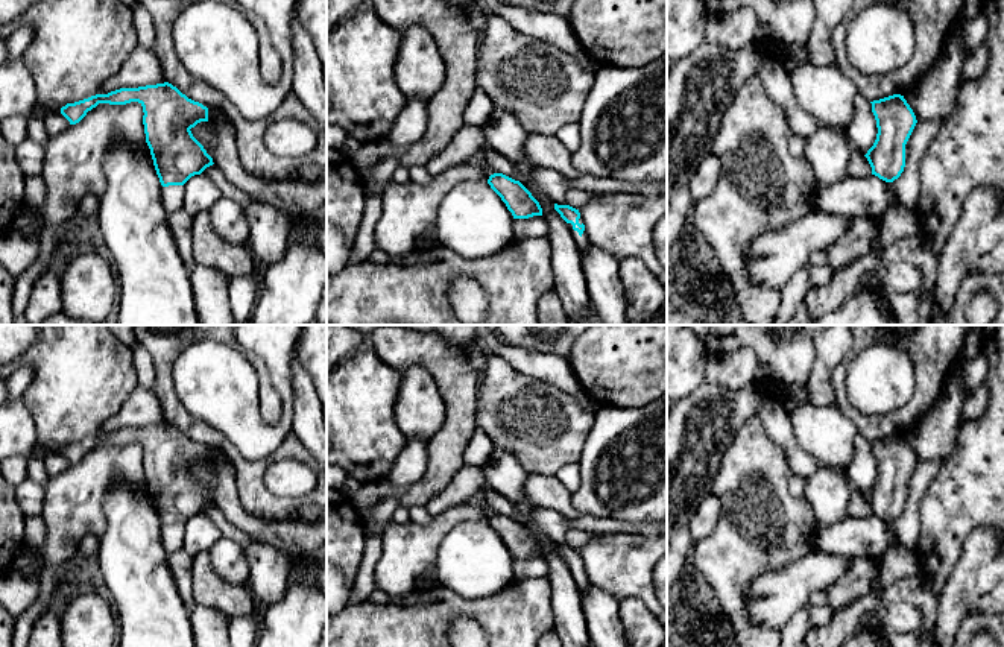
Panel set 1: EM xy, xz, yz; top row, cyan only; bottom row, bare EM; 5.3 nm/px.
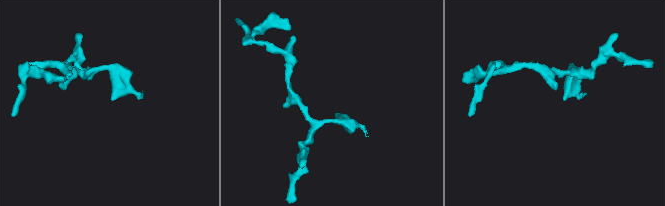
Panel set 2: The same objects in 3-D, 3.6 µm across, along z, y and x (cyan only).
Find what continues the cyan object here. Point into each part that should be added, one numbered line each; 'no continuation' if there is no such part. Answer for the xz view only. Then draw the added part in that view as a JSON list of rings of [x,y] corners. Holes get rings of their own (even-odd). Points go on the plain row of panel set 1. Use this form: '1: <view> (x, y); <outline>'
1: xz (582, 583); [[[568,563],[568,568],[571,571],[571,576],[576,582],[579,592],[583,595],[586,592],[586,589],[589,588],[589,577],[588,577],[586,571],[583,571],[583,574],[580,576],[577,571],[573,570],[571,563]]]

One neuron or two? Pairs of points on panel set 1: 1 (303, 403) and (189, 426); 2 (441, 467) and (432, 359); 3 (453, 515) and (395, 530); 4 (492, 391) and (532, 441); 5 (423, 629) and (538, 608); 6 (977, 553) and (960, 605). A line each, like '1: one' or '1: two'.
1: two
2: one
3: one
4: one
5: one
6: one

